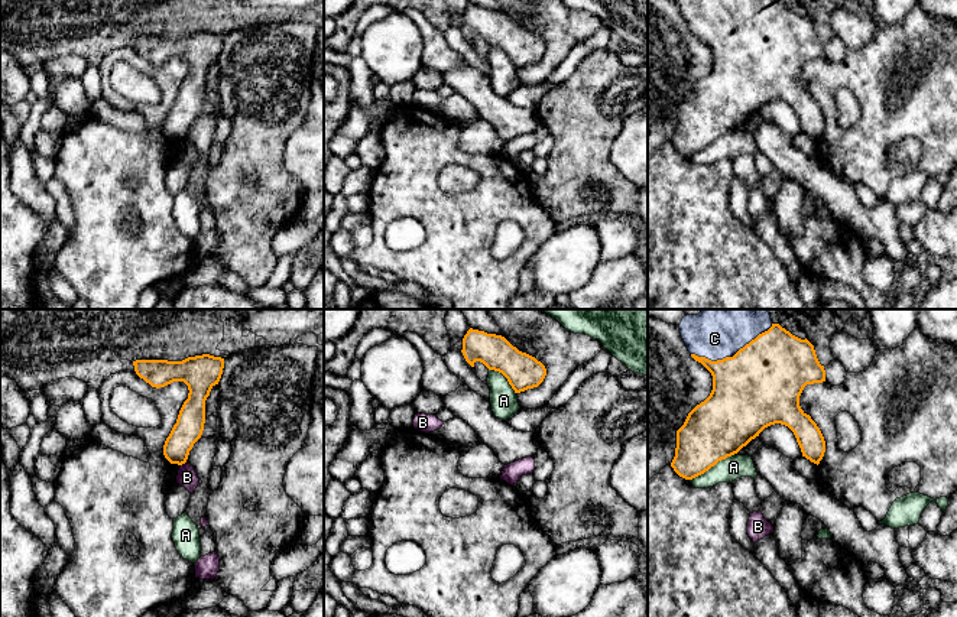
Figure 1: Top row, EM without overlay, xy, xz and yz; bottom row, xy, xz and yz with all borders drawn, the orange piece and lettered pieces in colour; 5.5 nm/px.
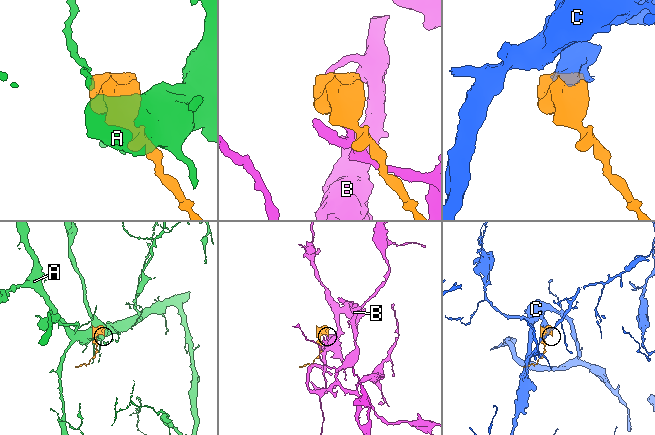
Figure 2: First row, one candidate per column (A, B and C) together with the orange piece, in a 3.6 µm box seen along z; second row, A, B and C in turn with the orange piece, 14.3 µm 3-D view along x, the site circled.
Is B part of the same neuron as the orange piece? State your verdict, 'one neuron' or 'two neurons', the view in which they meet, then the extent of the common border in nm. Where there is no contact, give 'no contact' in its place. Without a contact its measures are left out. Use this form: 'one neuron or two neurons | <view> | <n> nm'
two neurons | xy | 40 nm

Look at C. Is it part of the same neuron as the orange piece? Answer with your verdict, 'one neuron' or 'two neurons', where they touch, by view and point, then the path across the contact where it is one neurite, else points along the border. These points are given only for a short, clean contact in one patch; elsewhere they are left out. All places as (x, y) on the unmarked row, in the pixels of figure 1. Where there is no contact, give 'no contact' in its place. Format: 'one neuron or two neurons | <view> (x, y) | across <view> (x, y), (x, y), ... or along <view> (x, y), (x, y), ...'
one neuron | yz (733, 32)

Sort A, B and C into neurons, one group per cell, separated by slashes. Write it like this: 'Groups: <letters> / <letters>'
Groups: A / B / C

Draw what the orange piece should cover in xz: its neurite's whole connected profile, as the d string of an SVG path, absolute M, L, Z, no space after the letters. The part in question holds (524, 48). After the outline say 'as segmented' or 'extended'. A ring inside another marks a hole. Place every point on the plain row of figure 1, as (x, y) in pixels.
M470 4L463 14L461 29L471 43L480 38L489 46L502 49L515 69L538 64L546 52L541 38L519 27L502 12Z; as segmented

